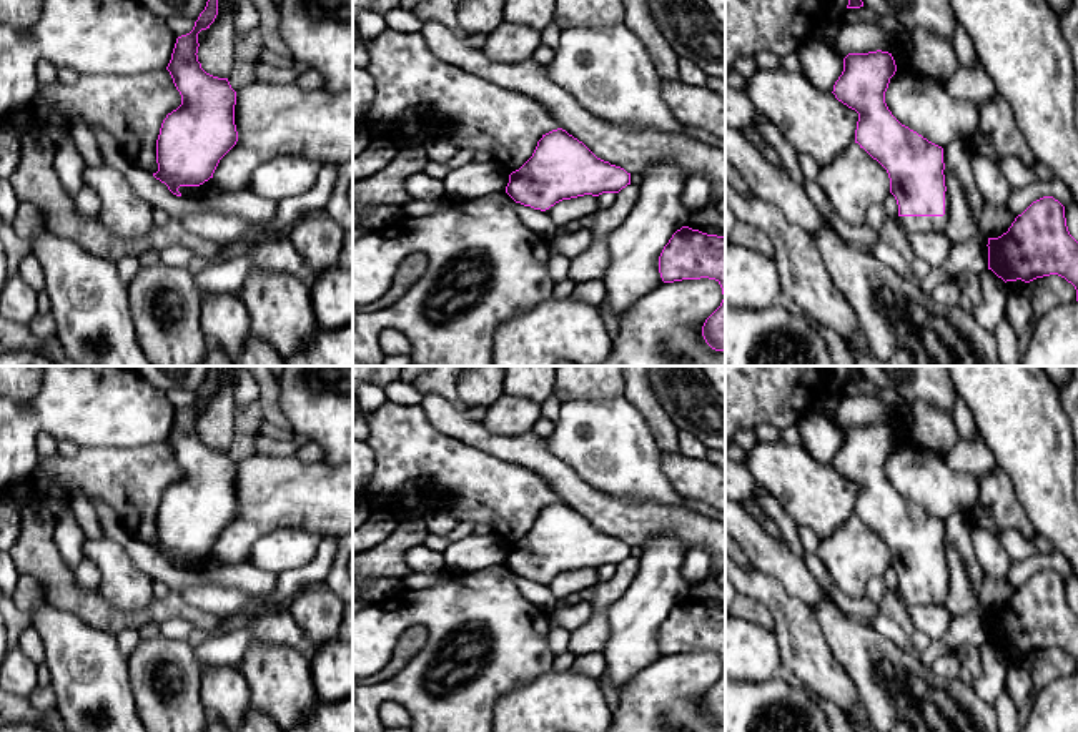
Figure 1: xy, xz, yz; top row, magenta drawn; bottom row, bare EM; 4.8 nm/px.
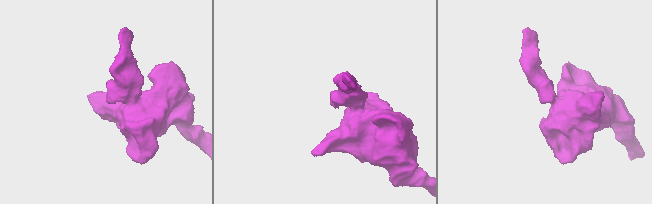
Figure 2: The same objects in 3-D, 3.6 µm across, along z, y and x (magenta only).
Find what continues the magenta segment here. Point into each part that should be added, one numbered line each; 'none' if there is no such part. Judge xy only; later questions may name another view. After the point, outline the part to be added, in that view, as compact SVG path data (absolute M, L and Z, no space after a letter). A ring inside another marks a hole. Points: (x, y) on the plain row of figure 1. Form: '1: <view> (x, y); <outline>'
none

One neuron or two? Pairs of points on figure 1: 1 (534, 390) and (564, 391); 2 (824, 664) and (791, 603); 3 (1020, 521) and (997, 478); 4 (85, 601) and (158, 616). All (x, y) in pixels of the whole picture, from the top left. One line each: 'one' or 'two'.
1: one
2: one
3: one
4: one

